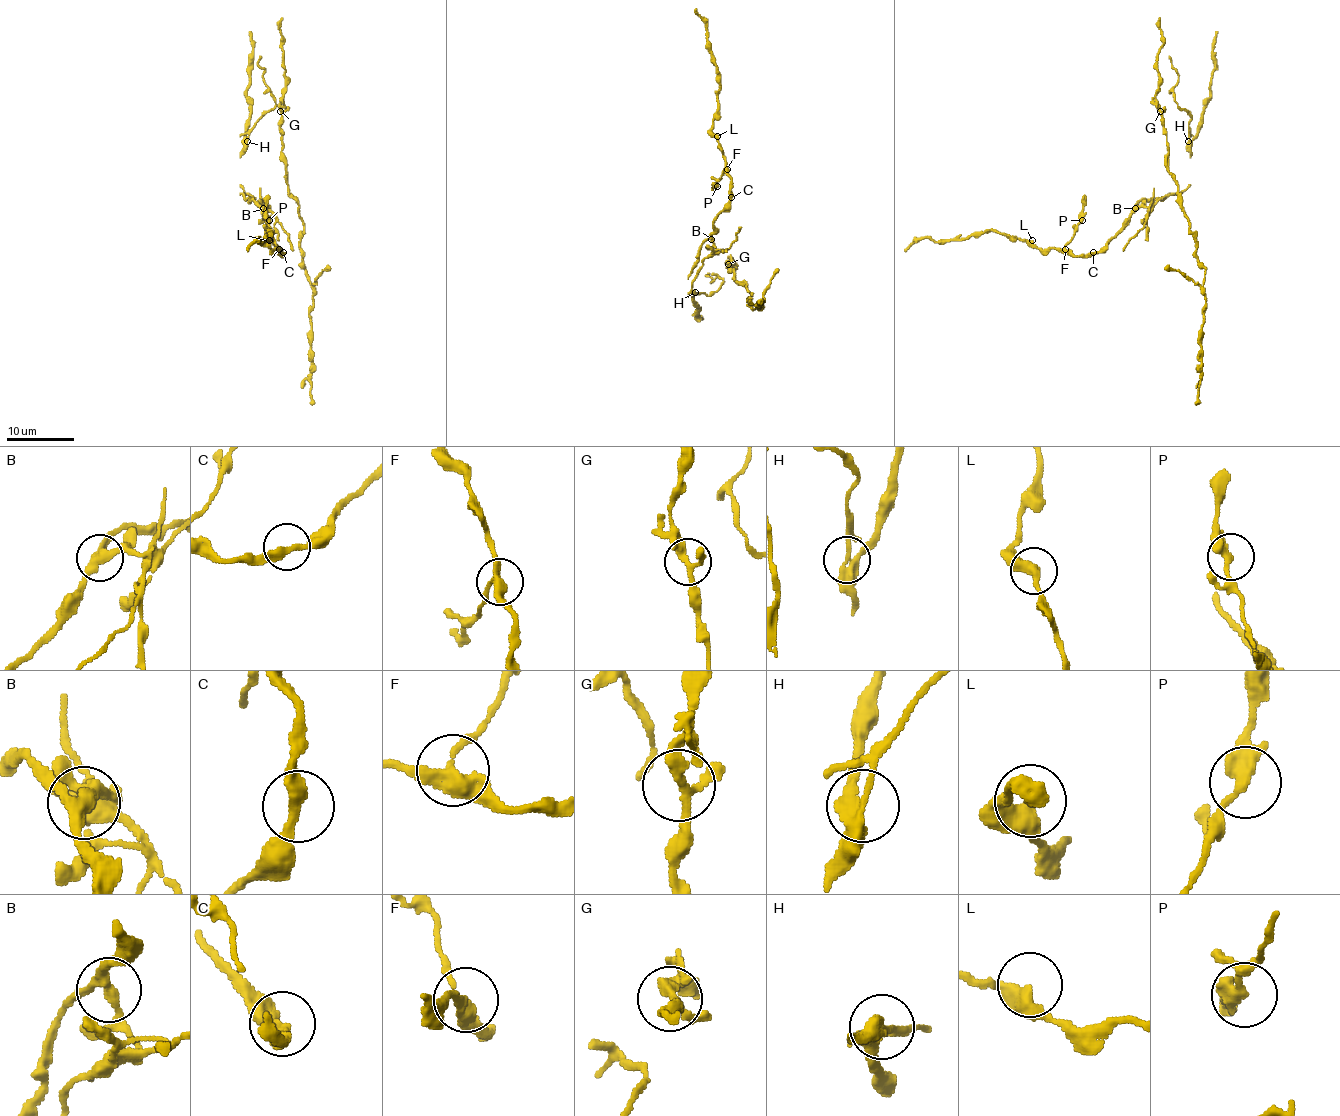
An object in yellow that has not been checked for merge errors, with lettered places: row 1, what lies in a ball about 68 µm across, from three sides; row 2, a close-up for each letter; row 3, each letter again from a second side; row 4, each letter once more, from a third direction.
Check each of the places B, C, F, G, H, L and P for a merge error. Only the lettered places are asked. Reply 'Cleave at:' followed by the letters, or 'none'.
Cleave at: B, H

